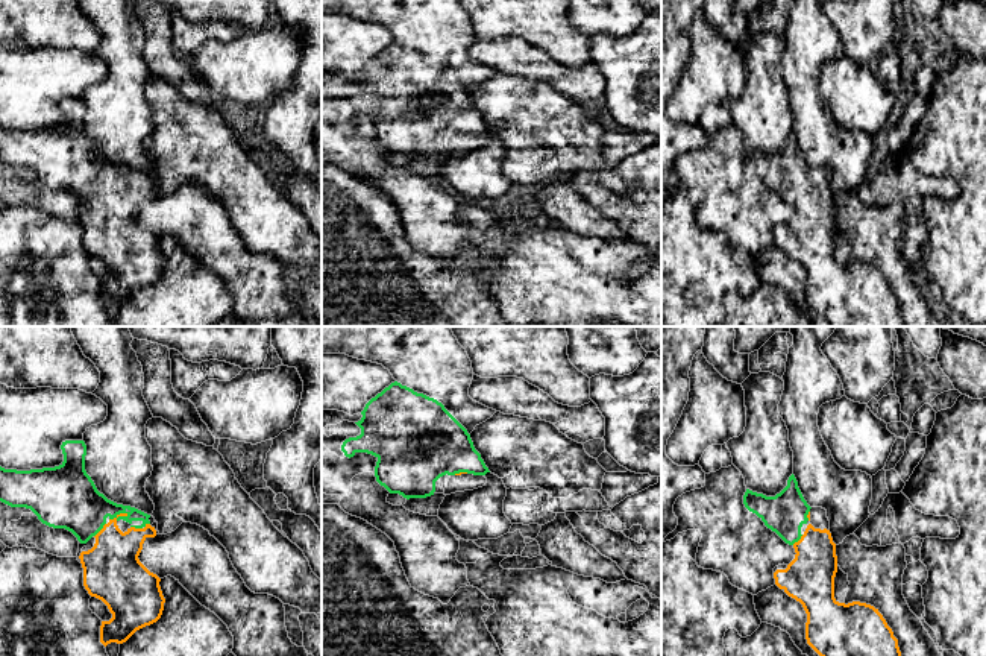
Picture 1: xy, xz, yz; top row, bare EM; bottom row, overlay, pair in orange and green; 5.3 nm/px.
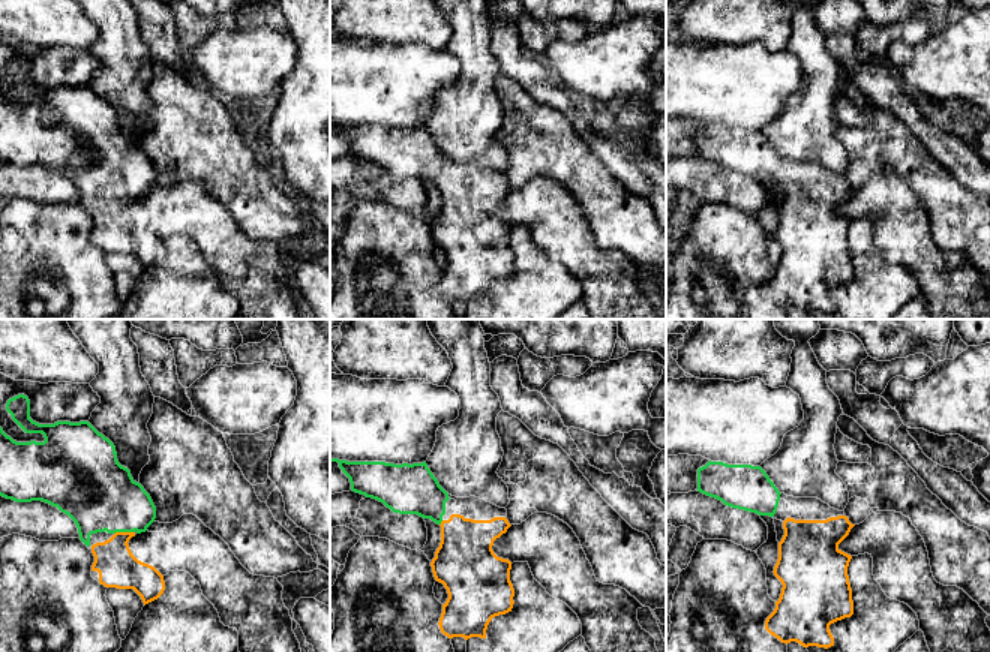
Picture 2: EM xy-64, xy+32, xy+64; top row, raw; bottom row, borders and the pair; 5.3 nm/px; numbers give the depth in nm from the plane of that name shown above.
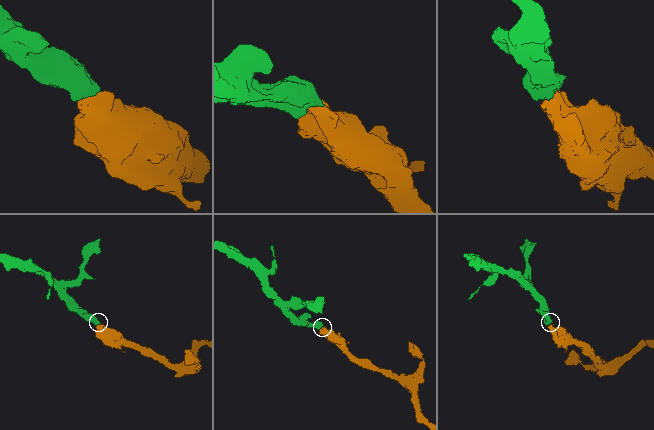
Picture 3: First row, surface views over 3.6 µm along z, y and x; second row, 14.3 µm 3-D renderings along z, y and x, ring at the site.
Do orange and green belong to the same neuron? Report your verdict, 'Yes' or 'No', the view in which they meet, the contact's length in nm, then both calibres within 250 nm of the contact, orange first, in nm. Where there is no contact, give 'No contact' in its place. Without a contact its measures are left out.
Yes. Touches orange in xy. Shared border 110 nm. Thickness 260 nm (orange) against 280 nm

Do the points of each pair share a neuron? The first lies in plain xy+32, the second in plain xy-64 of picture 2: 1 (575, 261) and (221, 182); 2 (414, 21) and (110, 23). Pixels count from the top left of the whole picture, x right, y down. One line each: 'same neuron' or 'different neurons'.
1: different neurons
2: different neurons

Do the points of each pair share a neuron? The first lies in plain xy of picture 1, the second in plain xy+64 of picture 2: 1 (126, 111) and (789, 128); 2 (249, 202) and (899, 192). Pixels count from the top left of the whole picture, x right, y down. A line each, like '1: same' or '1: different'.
1: same
2: different

